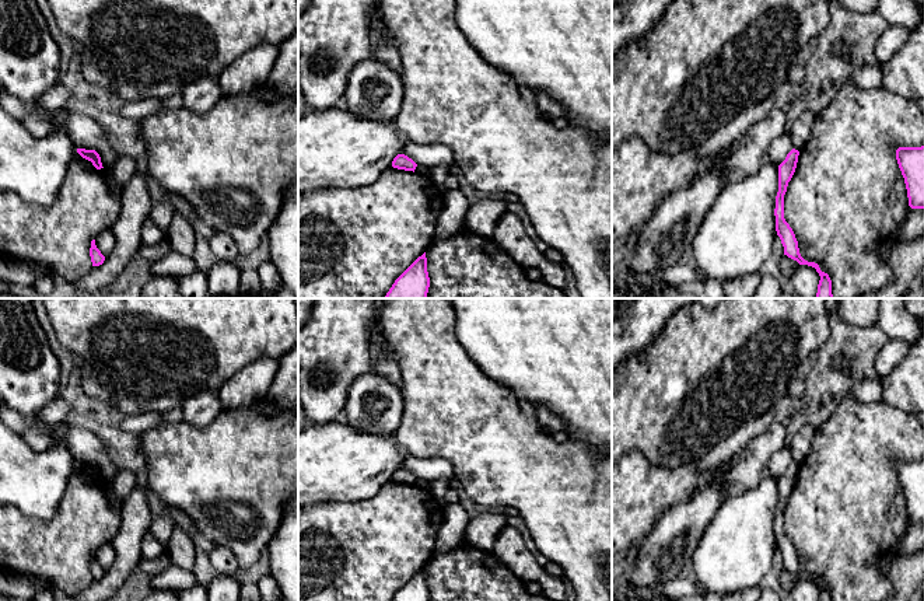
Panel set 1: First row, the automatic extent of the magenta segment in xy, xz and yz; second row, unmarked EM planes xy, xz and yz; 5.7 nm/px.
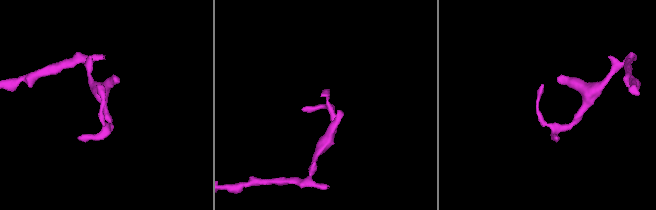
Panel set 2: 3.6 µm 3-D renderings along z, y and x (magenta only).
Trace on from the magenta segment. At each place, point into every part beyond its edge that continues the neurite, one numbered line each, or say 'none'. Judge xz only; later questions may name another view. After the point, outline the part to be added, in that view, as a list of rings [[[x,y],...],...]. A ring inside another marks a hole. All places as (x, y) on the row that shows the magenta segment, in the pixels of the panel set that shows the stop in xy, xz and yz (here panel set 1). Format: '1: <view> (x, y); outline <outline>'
none

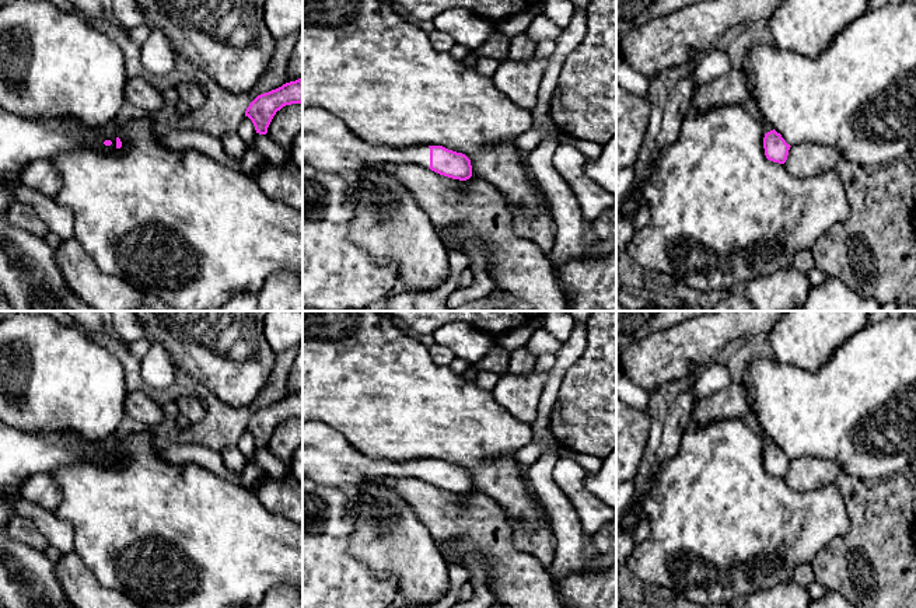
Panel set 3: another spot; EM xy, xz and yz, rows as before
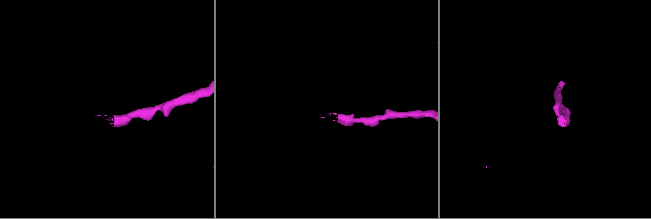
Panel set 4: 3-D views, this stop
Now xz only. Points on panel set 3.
1: xz (328, 144); outline [[[318,106],[303,109],[303,165],[353,175],[371,164],[430,167],[430,147],[392,148],[357,137],[340,119]]]

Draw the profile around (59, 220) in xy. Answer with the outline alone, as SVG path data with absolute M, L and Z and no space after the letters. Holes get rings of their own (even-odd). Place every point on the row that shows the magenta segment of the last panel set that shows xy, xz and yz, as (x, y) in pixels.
M22 184L13 189L13 198L15 202L29 205L50 233L59 235L62 240L73 238L74 216L69 209L59 206L53 198Z

